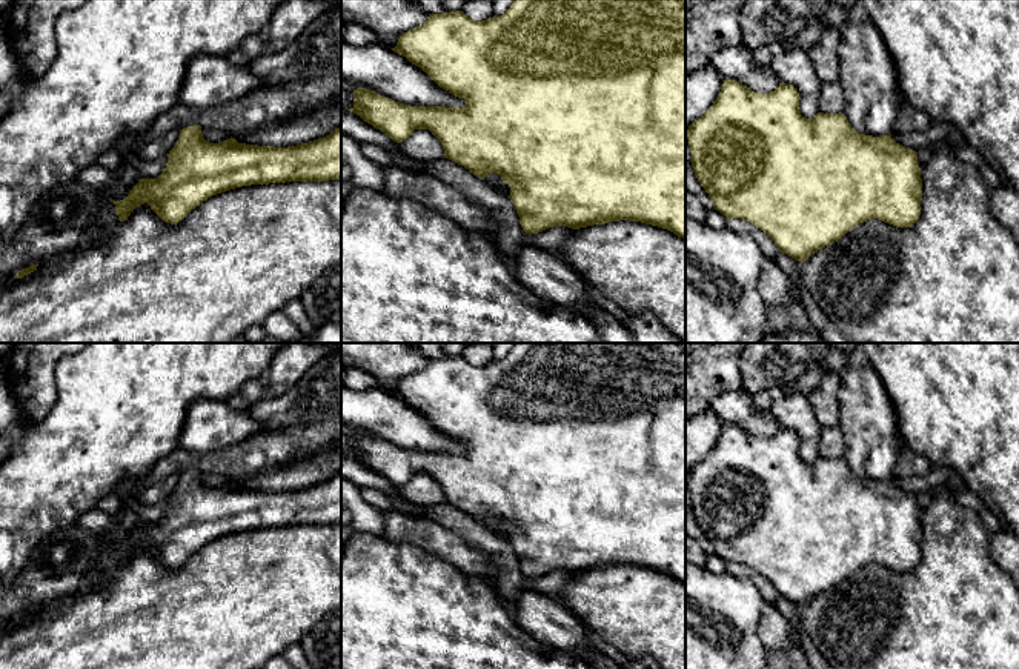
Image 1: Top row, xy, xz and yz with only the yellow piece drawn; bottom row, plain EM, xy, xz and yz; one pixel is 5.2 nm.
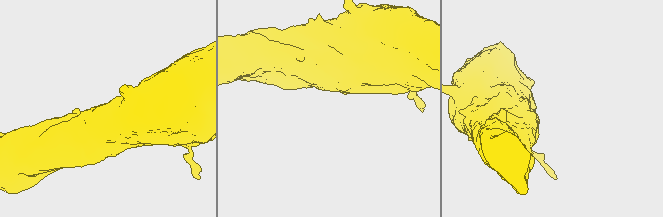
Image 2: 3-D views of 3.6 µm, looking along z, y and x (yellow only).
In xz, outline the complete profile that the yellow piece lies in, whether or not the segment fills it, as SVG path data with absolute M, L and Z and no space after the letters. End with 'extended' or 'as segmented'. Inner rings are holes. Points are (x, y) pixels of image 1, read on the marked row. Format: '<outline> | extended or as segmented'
M513 0L503 15L483 22L470 20L463 11L429 14L423 25L400 35L392 51L421 68L440 88L464 98L466 105L410 106L357 88L352 92L353 108L347 111L397 143L409 138L415 129L429 129L441 141L446 158L483 180L487 174L498 174L503 183L510 186L509 198L526 234L538 234L553 226L579 229L629 220L658 226L685 238L685 0Z | as segmented

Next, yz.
M724 80L710 109L685 131L692 168L715 209L729 220L742 218L755 225L775 241L779 252L801 263L871 218L911 228L919 220L922 200L918 152L896 143L891 134L859 134L842 112L818 112L813 118L805 118L801 115L799 100L798 89L787 83L759 94L736 80Z | as segmented

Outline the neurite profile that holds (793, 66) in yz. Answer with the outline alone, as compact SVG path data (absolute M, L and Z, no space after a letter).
M792 48L775 51L770 63L779 83L792 85L799 92L799 111L805 118L819 112L821 88L824 82L816 75L808 49Z

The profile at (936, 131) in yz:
M930 121L928 128L925 131L914 131L908 134L898 134L893 132L891 138L916 152L919 152L924 148L934 148L941 141L947 141L950 138L956 137L956 126L951 123L942 123L942 121Z

